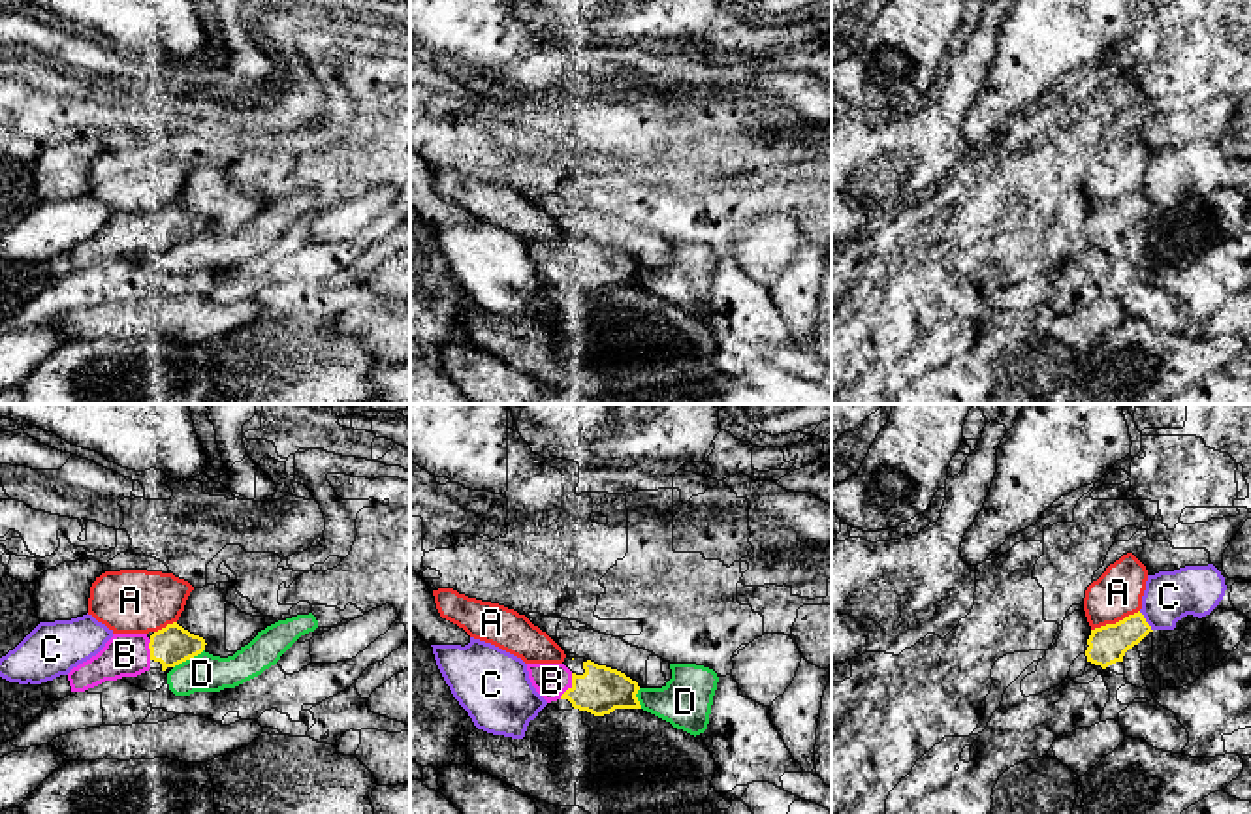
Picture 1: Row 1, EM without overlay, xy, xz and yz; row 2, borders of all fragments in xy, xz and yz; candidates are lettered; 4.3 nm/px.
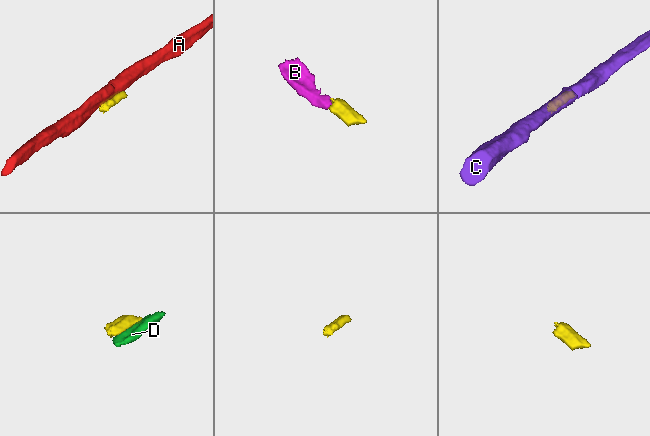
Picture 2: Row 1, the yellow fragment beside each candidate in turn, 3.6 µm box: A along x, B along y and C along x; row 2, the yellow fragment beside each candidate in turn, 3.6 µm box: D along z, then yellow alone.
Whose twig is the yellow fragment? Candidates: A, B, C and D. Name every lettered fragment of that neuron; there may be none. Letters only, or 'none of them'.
B

